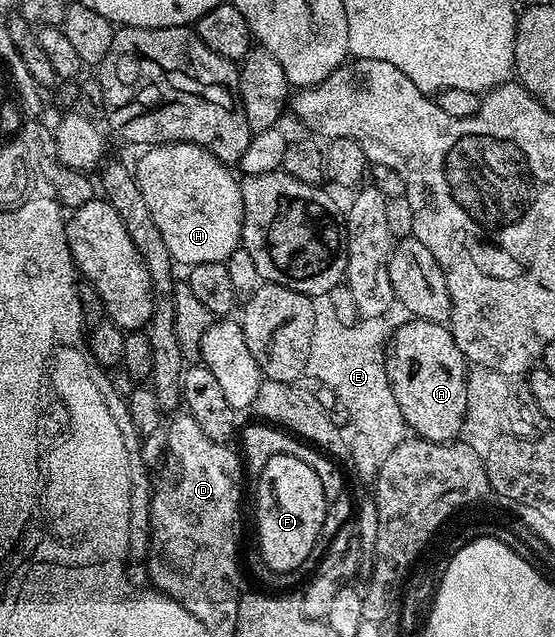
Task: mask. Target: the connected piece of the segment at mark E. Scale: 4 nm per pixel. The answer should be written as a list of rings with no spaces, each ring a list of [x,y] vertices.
[[[329,295],[313,297],[312,302],[310,372],[314,376],[326,380],[328,384],[336,386],[338,392],[350,400],[350,402],[340,403],[341,409],[345,413],[354,410],[354,412],[366,414],[366,418],[374,426],[364,426],[364,430],[368,430],[368,434],[370,434],[365,445],[371,448],[380,448],[380,451],[386,455],[402,444],[408,434],[386,372],[386,349],[388,339],[392,334],[392,324],[389,324],[389,319],[385,317],[370,318],[359,321],[357,324],[342,323],[337,321]]]

